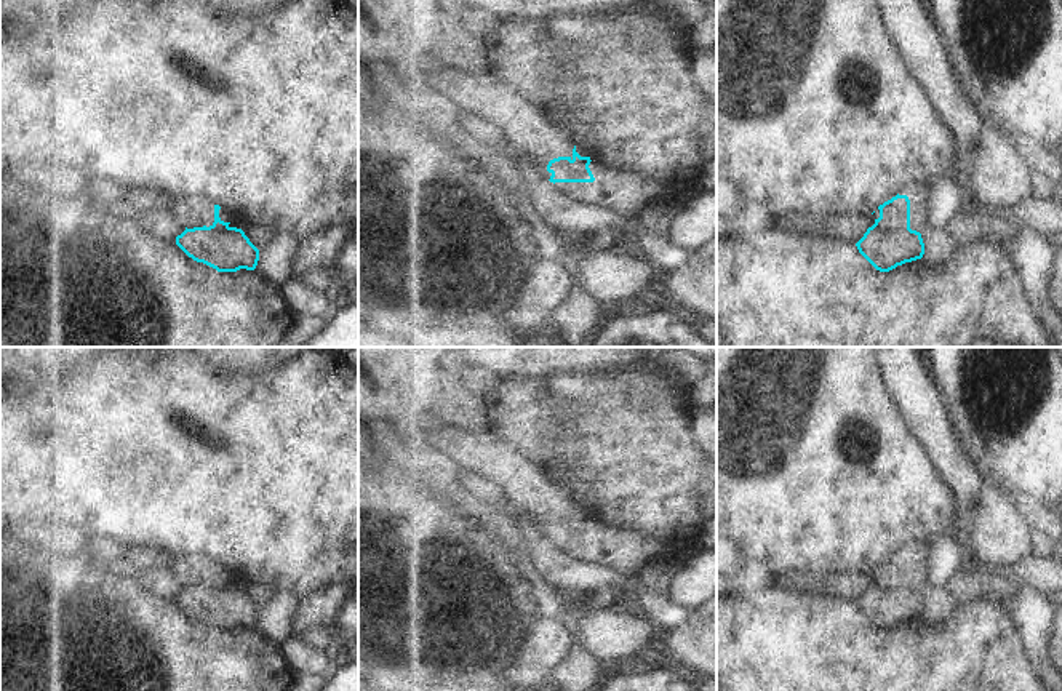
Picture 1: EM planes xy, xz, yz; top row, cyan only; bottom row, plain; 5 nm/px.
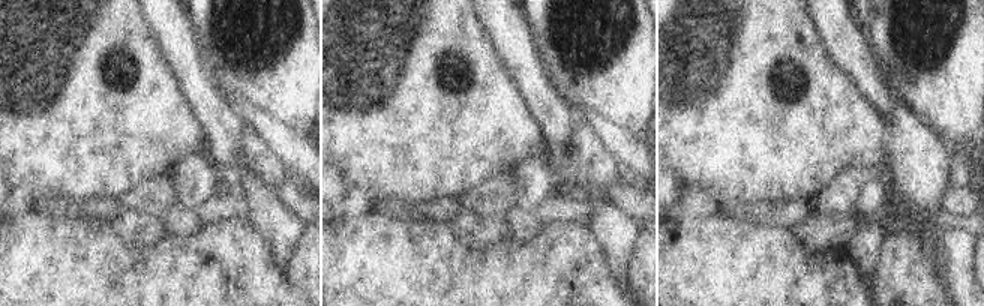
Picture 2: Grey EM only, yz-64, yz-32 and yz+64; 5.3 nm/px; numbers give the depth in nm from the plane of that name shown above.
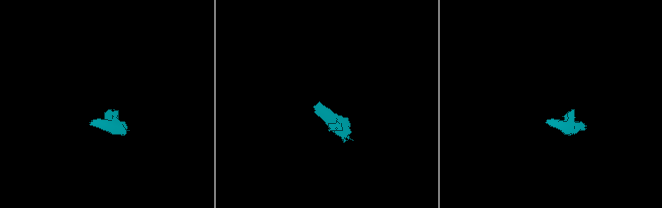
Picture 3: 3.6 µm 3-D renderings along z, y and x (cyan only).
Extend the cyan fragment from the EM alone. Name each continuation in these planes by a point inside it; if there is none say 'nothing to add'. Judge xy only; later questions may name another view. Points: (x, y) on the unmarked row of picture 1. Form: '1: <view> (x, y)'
nothing to add.

